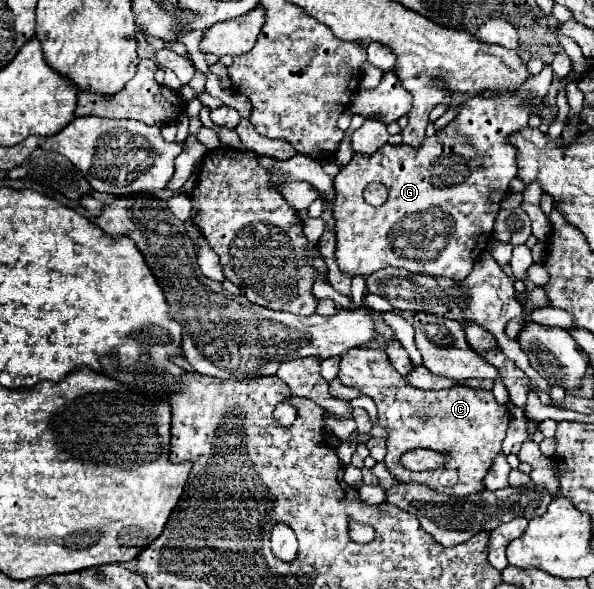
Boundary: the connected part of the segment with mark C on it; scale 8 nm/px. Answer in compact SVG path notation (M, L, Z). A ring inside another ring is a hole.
M352 348L350 352L344 352L338 378L344 386L356 388L360 394L376 402L378 424L390 432L388 454L384 460L390 474L402 482L420 482L448 496L468 496L484 490L482 478L502 450L502 440L510 422L508 408L498 404L490 390L462 384L448 390L414 388L392 368L388 354L374 348ZM418 448L448 454L448 467L423 472L404 468L400 456Z

